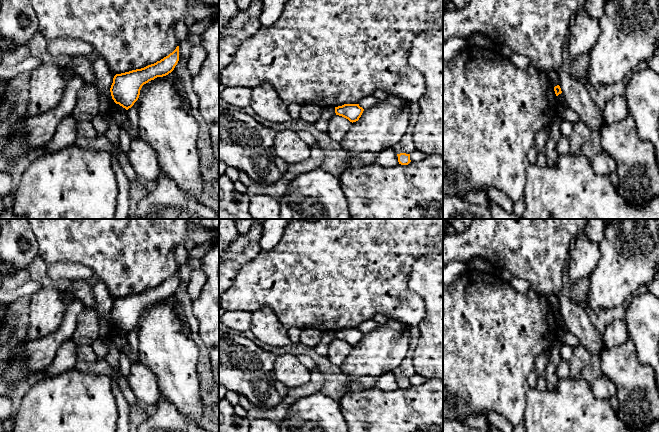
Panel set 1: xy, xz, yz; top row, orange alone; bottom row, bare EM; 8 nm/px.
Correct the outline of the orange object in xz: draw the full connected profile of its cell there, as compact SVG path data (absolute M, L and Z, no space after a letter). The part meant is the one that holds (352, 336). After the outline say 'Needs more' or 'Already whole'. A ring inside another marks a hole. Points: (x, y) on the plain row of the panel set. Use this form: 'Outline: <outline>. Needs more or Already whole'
Outline: M443 219L293 220L273 249L261 251L239 270L233 284L220 295L222 309L253 313L268 307L286 329L334 331L336 339L353 347L364 335L358 327L375 314L383 314L410 327L423 321L425 303L408 287L408 281L414 262L430 253L443 254Z. Needs more

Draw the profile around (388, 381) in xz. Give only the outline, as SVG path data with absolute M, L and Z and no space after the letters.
M392 372L384 373L377 377L373 387L384 391L393 391L399 388L397 377Z

